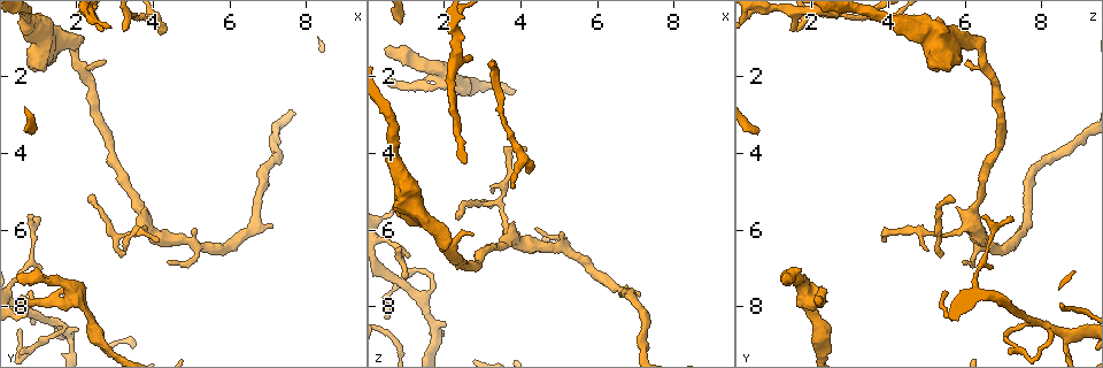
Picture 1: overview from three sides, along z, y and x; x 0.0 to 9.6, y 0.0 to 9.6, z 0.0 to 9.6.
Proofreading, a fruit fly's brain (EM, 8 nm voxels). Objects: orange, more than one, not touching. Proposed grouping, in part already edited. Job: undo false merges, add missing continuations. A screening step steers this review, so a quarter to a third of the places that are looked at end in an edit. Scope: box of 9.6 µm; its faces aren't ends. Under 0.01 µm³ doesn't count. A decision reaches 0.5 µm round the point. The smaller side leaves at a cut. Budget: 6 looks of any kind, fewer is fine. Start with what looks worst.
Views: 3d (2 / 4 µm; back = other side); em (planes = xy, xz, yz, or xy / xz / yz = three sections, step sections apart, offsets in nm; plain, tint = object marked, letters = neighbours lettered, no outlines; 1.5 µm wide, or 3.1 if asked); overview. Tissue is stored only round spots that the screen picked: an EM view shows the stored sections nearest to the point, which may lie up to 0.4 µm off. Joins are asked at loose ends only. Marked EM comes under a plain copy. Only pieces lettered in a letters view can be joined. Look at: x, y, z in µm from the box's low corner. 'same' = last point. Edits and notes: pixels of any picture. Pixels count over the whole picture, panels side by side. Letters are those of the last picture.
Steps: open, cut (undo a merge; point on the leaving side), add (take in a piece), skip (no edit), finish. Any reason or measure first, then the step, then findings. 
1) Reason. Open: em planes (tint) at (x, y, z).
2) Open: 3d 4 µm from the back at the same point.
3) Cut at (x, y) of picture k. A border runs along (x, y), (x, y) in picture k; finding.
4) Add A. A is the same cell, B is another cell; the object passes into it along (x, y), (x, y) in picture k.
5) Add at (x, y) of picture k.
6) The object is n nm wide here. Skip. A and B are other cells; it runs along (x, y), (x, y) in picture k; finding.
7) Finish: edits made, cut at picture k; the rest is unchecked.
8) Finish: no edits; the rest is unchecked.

An open end. Open: 3d 2 µm at (1.40, 7.60, 2.40).

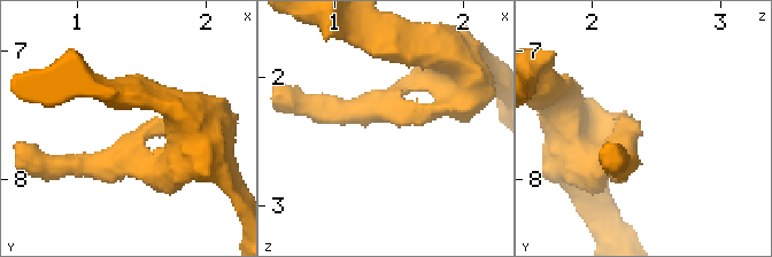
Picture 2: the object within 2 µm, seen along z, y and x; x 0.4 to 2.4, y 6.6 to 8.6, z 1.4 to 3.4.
Open: em xz step 4 (letters) at (1.48, 7.60, 2.36).

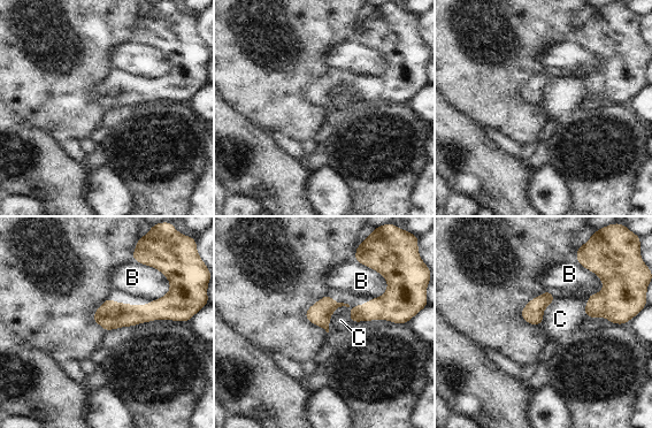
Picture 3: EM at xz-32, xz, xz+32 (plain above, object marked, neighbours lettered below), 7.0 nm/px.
Cut it another way. Open: em planes (letters) at the same point.

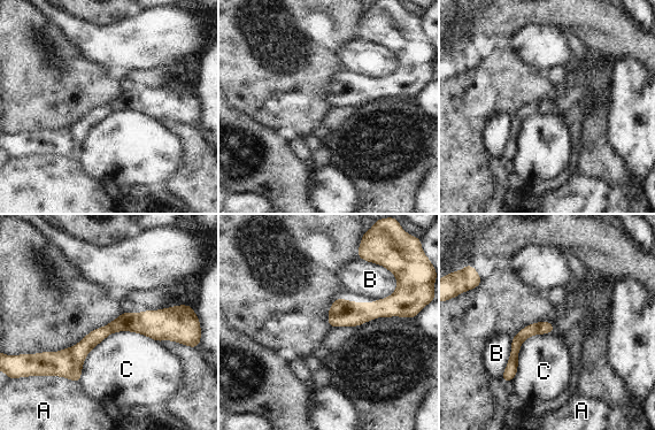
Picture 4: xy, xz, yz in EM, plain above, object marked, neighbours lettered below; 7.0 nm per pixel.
The object is 100 nm wide here; the longest contact is with C, 550 nm. Skip. A, B and C are other cells; no lettered piece goes on from it.

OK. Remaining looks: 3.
An open end. Open: em planes (letters) at (4.20, 0.90, 4.50).

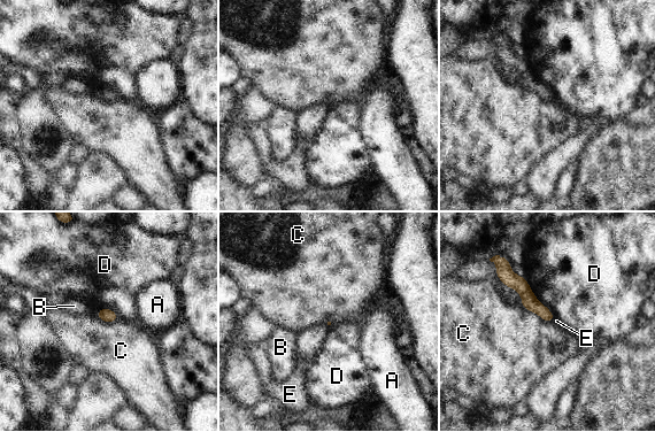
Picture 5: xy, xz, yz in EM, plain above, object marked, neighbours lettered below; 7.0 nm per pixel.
Skip. A, B, C, D and E are other cells; a border runs along (521, 305), (552, 323) in picture 5; none of them fits.

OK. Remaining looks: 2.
Free end. Open: em xy step 8 (letters) at (2.30, 5.30, 5.70).

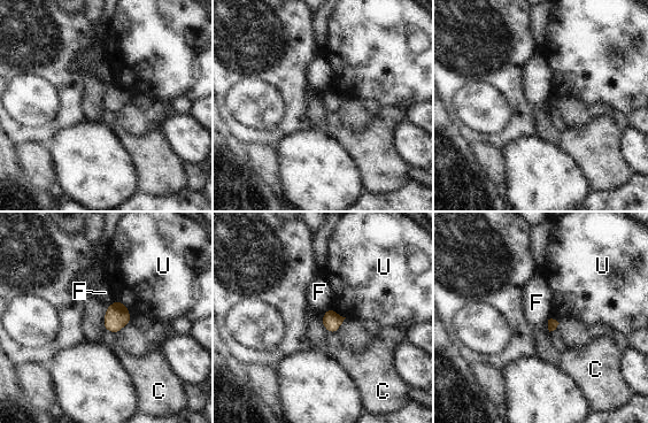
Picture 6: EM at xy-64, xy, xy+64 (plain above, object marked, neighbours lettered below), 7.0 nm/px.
Open: em planes (letters) at the same point.

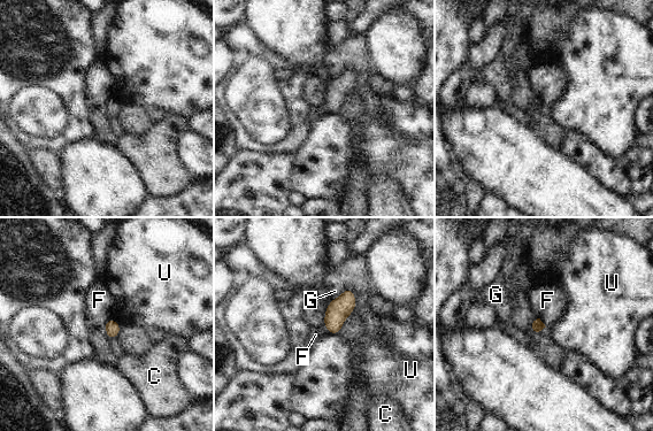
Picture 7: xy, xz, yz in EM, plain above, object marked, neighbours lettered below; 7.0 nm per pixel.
Skip. C, F, G and U are other cells; no lettered piece goes on from it.

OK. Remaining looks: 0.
Finish: no edits; the rest is unchecked.

